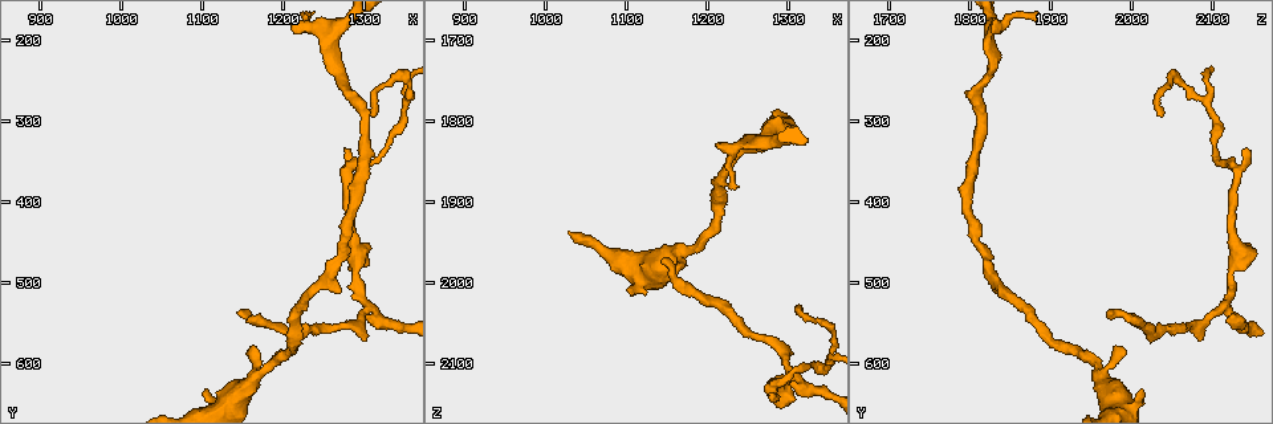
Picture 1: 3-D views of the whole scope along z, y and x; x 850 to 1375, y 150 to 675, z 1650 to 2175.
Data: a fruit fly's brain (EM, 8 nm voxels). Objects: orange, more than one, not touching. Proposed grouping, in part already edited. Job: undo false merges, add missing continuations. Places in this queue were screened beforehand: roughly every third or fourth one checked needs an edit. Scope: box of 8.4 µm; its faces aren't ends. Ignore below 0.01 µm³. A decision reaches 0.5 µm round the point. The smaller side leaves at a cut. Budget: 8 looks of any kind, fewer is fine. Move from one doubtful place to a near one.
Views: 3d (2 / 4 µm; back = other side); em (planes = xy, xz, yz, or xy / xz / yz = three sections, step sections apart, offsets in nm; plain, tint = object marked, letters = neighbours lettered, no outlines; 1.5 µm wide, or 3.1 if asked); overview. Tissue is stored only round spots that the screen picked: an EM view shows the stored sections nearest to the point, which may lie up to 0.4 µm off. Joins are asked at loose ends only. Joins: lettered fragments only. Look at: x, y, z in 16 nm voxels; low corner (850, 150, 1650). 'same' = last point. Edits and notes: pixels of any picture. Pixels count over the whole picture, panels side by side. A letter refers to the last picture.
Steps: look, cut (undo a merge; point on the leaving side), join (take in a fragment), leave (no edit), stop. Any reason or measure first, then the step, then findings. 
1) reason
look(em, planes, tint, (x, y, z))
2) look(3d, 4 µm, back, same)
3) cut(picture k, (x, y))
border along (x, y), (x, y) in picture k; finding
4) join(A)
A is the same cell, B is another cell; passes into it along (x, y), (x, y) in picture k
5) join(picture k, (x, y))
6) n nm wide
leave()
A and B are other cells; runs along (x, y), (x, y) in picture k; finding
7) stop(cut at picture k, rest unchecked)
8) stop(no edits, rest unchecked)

an open end
look(3d, 4 µm, (1275, 335, 2145))

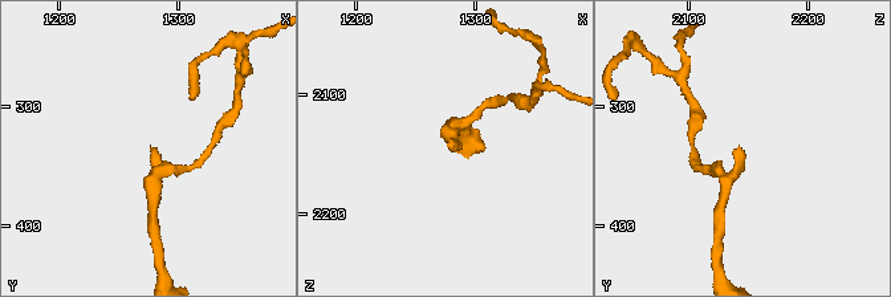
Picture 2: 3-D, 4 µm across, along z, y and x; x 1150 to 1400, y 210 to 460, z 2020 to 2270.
shape alone is not enough
look(em, planes, letters, (1278, 336, 2146))

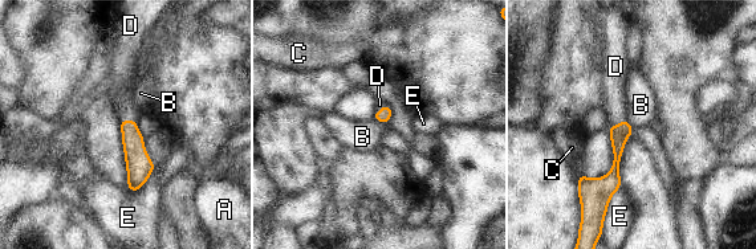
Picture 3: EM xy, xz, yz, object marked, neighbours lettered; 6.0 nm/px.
90 nm wide; E touches over 200 nm
join(D)
D is the same cell, A, B, C and E are other cells; it goes on there

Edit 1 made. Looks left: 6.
look(overview)

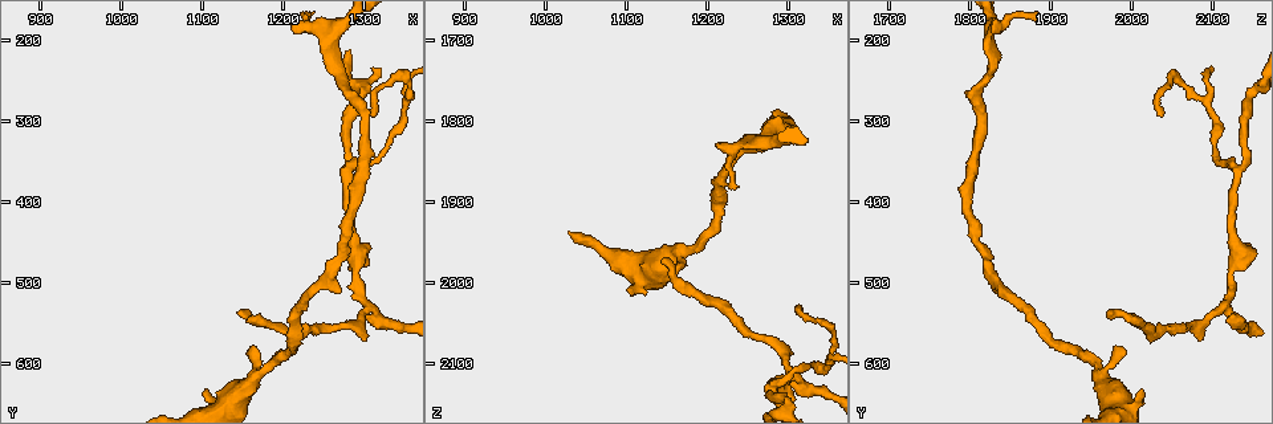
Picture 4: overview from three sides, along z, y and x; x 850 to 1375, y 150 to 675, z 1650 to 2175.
tapers out
look(3d, 2 µm, (1310, 295, 2040))

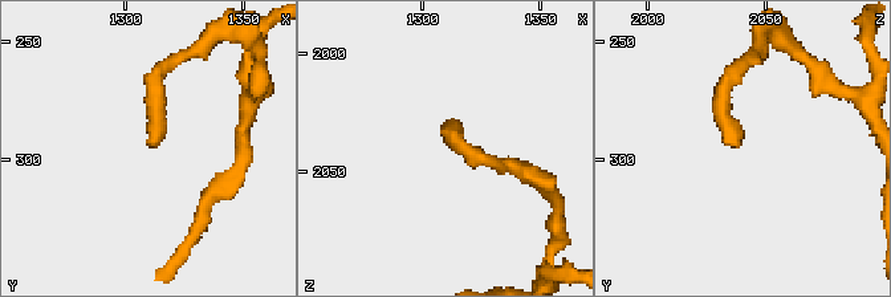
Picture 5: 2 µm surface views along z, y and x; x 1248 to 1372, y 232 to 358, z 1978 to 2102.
now the EM
look(em, xz, step 4, tint, (1310, 295, 2039))

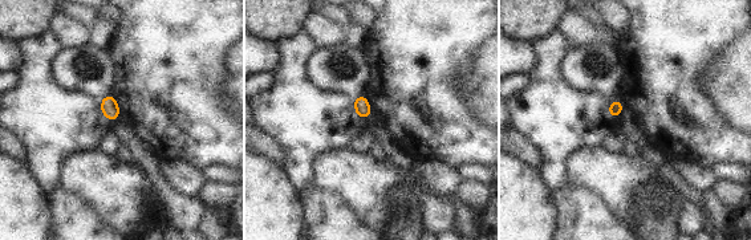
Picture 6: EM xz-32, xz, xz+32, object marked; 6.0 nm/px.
look(em, planes, letters, same)

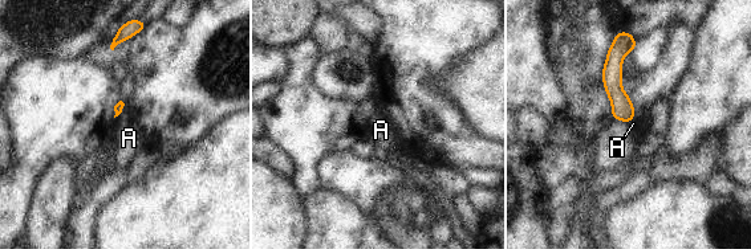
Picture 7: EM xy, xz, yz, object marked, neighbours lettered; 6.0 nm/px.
leave()
A is another cell; runs along (628, 44), (614, 57), (626, 118) in picture 7; no lettered fragment goes on from it

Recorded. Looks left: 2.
stop(join at picture 3, rest unchecked)

